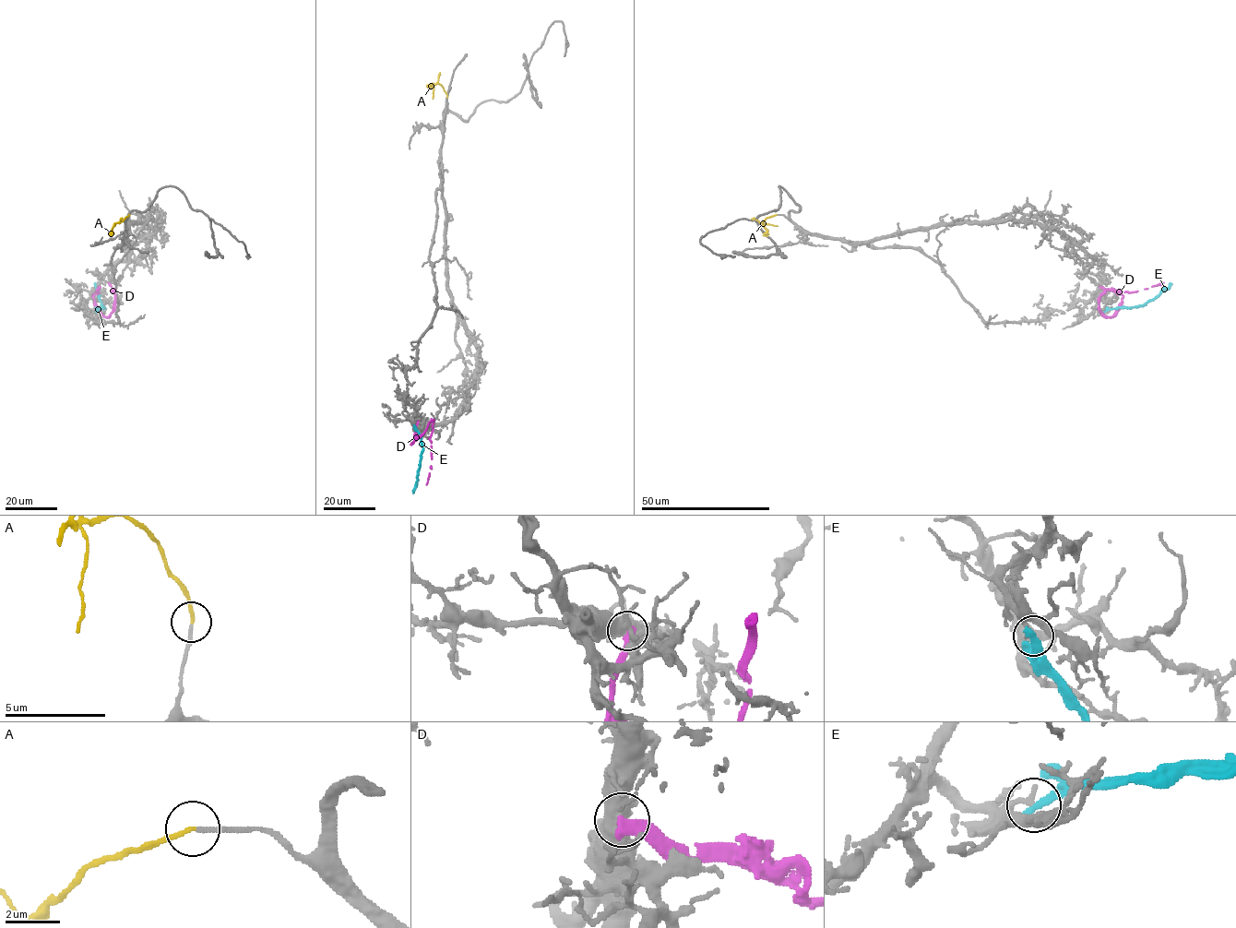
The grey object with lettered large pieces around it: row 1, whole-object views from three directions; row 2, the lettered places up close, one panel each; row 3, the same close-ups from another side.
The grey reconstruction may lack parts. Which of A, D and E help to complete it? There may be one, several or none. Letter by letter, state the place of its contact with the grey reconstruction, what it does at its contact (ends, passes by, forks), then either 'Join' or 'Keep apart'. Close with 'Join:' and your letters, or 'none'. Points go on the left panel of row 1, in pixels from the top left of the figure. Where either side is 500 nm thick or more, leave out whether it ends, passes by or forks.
A: Touches grey at (129, 214). It ends there. Join
D: Touches grey at (99, 286). It ends there. Keep apart
E: Touches grey at (97, 311). It ends there. Keep apart
Join: A

